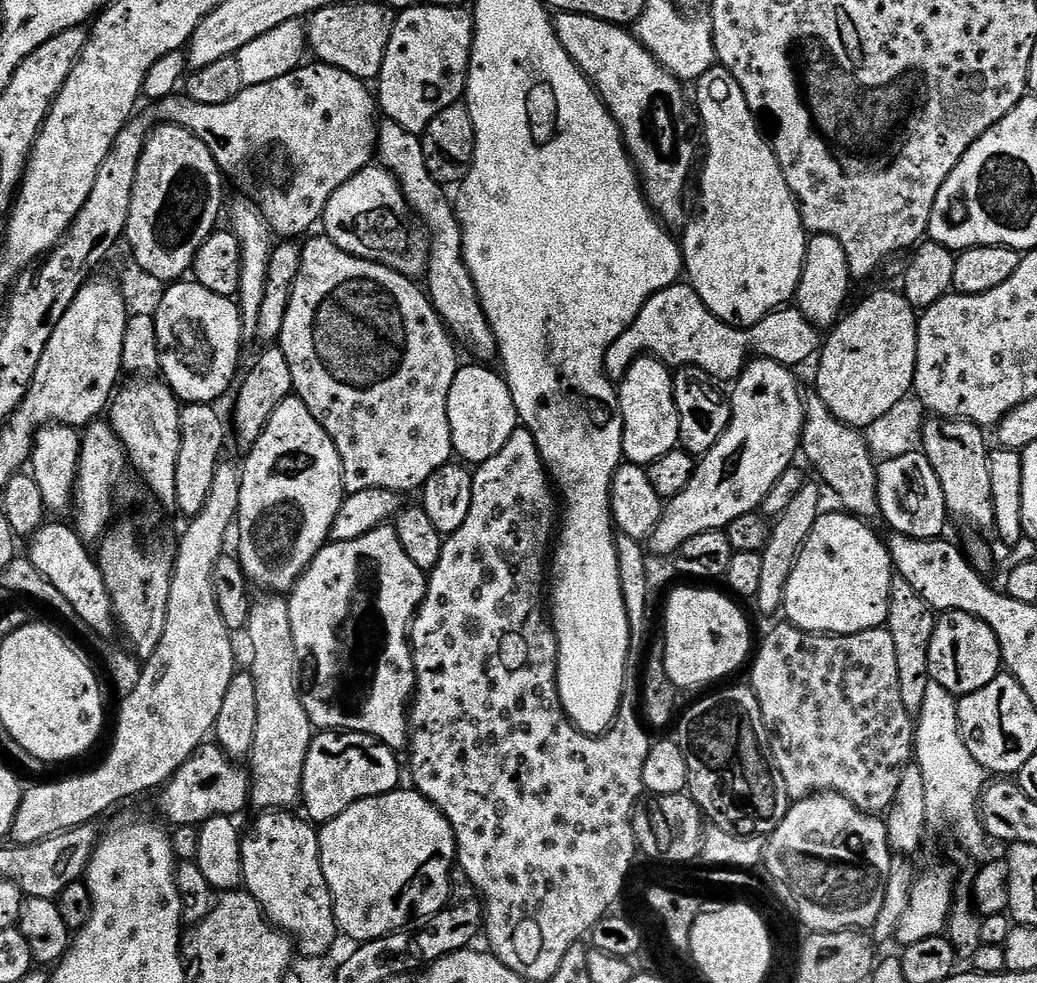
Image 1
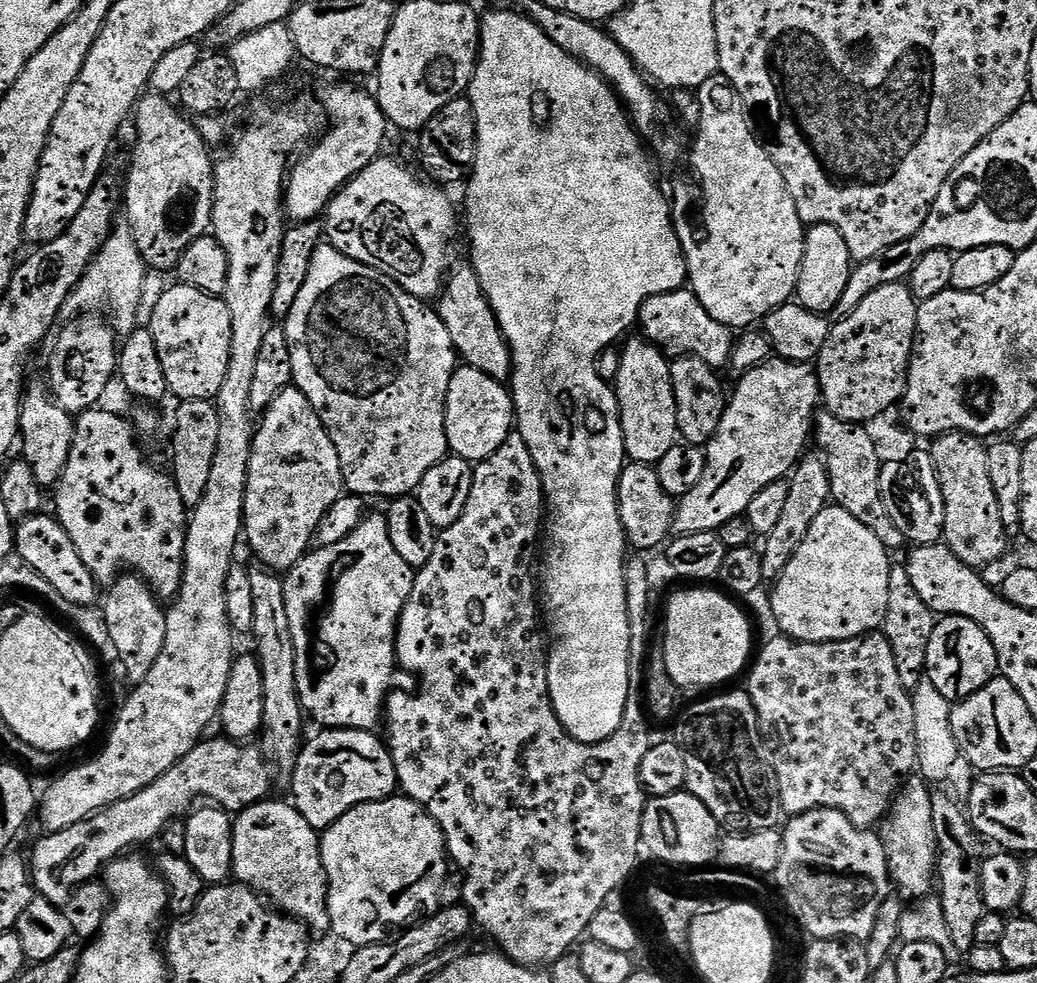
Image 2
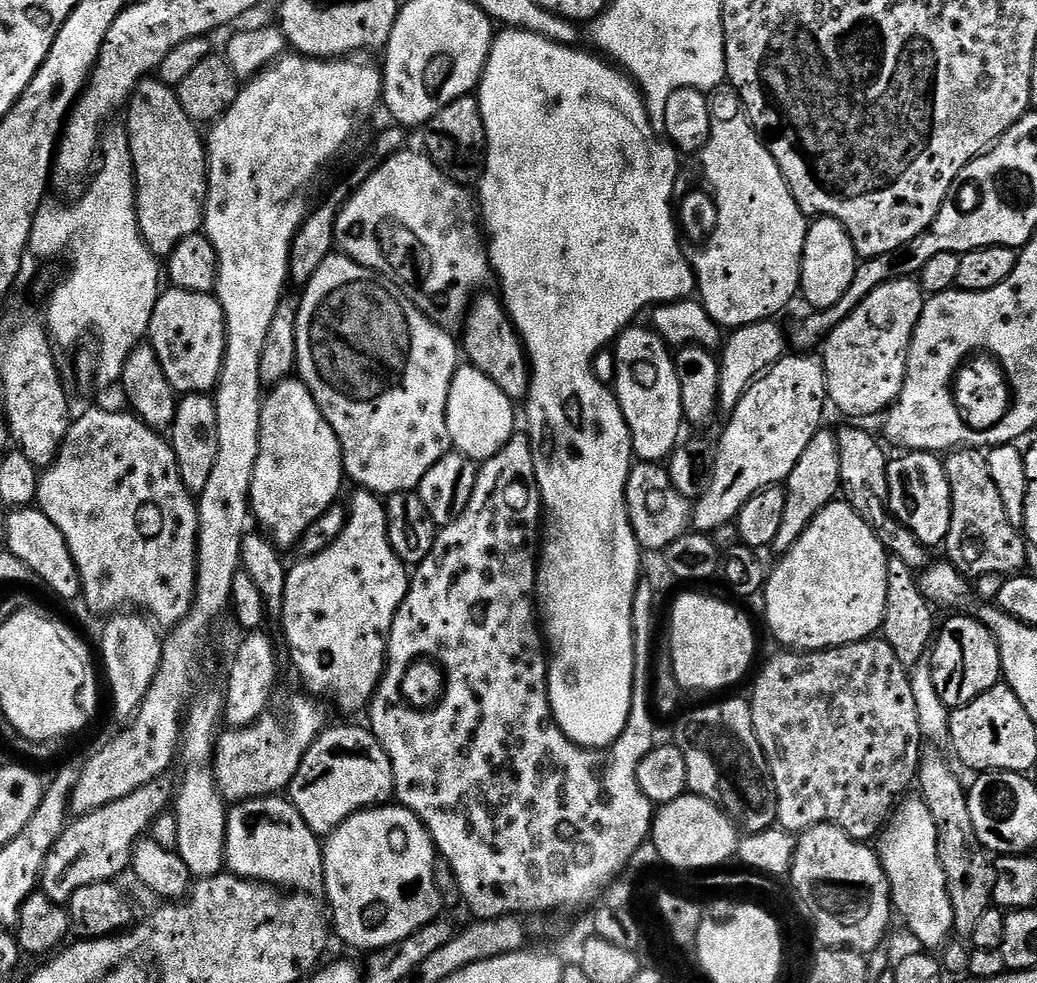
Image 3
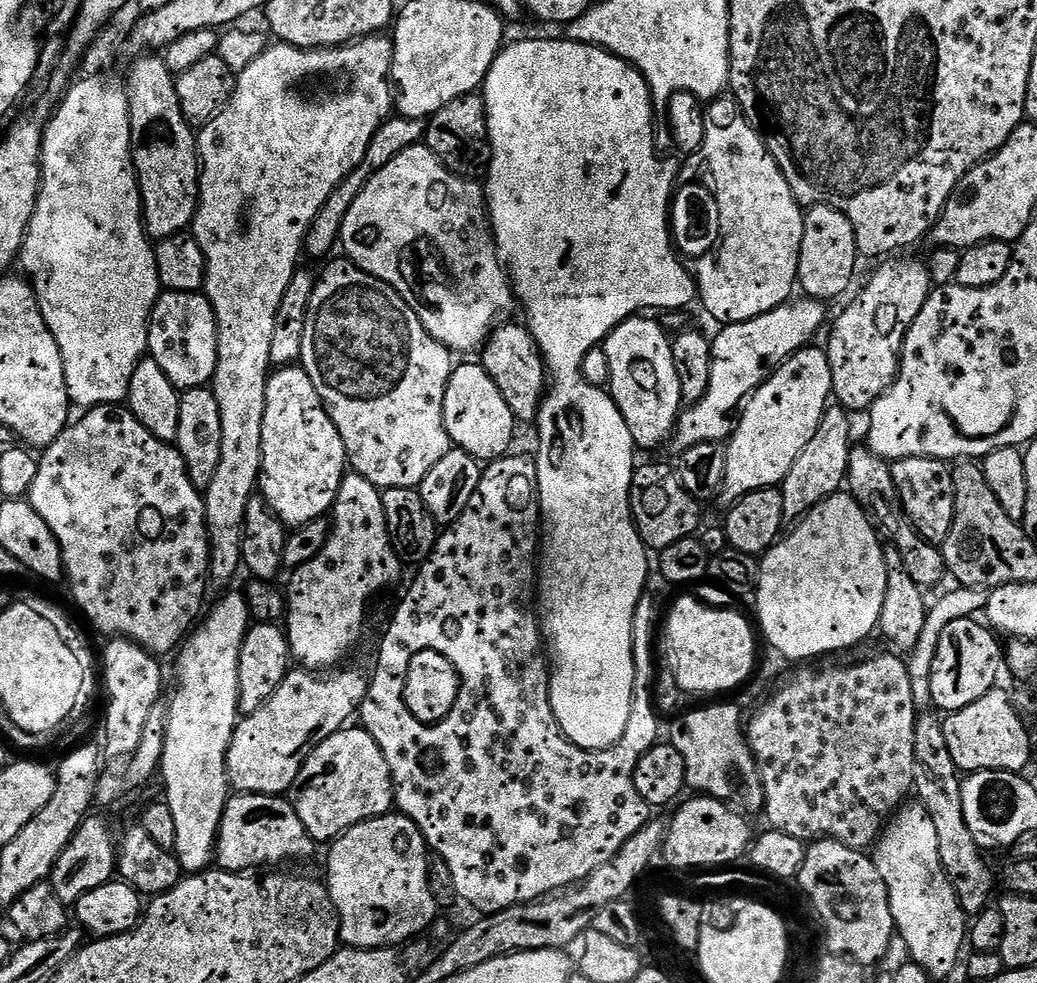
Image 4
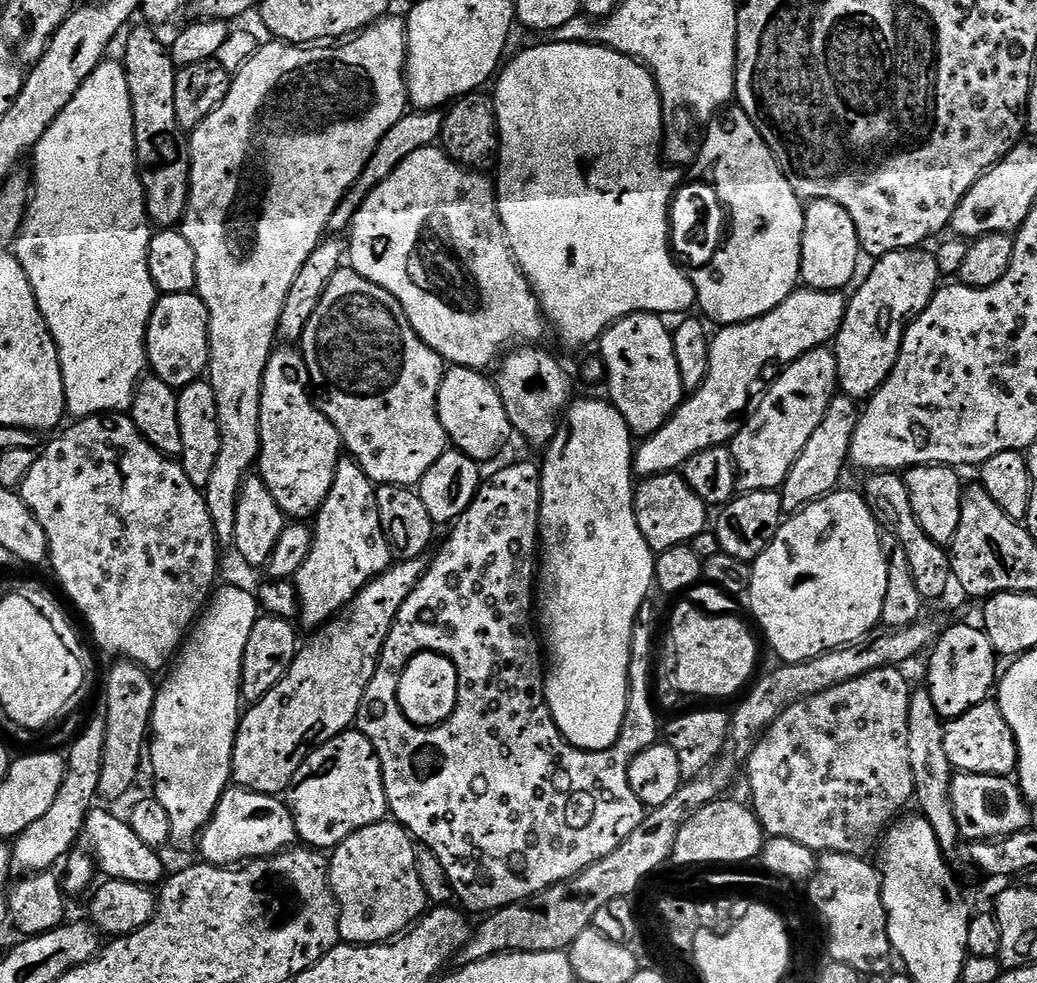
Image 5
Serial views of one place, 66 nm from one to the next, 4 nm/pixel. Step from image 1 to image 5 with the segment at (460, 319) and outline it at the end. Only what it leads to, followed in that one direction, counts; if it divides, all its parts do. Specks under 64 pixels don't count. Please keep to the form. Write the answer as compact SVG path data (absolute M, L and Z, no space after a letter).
M544 346L513 347L499 361L495 372L494 383L506 406L506 418L512 424L513 433L529 440L539 450L547 449L557 434L561 414L574 396L569 374Z

